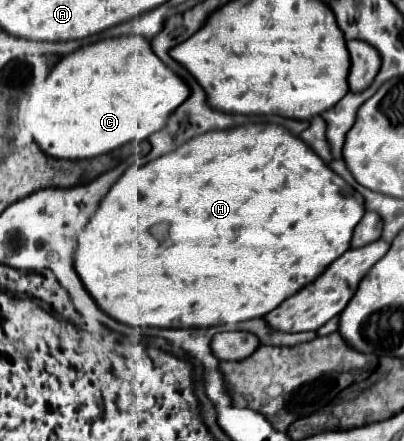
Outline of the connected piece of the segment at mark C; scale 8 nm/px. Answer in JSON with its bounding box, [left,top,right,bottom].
[17,35,189,159]

